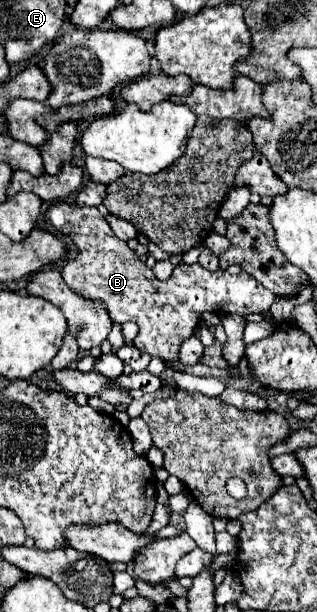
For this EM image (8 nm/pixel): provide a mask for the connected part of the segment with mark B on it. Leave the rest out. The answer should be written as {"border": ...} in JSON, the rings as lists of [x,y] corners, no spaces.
{"border":[[[58,202],[46,210],[44,218],[50,220],[50,224],[68,236],[78,248],[78,256],[66,262],[62,268],[64,282],[78,296],[102,302],[112,322],[136,322],[138,336],[134,338],[134,346],[150,356],[176,360],[180,344],[188,338],[188,334],[194,334],[202,312],[246,316],[264,312],[278,300],[274,292],[252,280],[252,276],[246,272],[240,276],[232,276],[226,270],[210,272],[198,262],[180,262],[168,280],[158,280],[154,272],[140,260],[140,256],[112,232],[106,218],[100,216],[96,208]]]}

